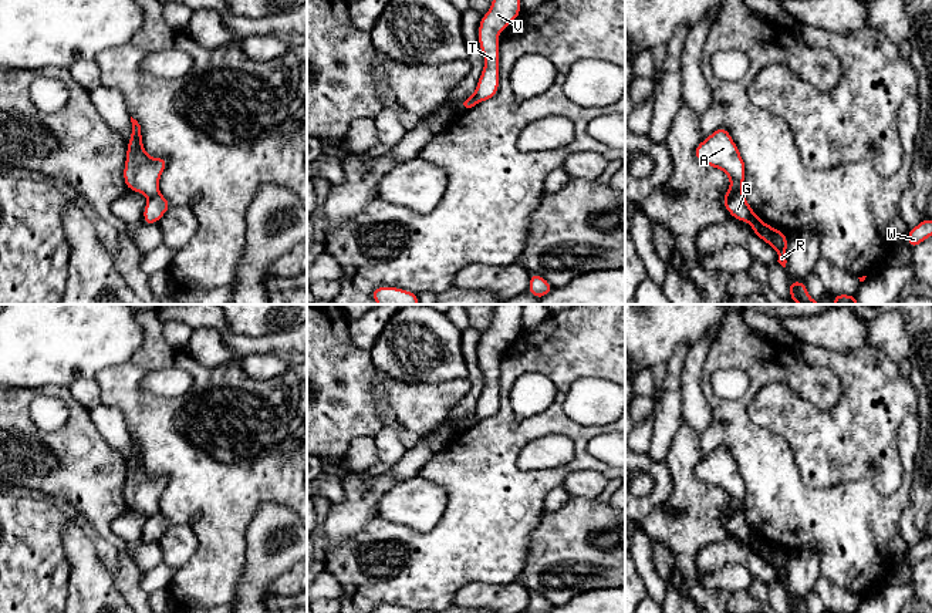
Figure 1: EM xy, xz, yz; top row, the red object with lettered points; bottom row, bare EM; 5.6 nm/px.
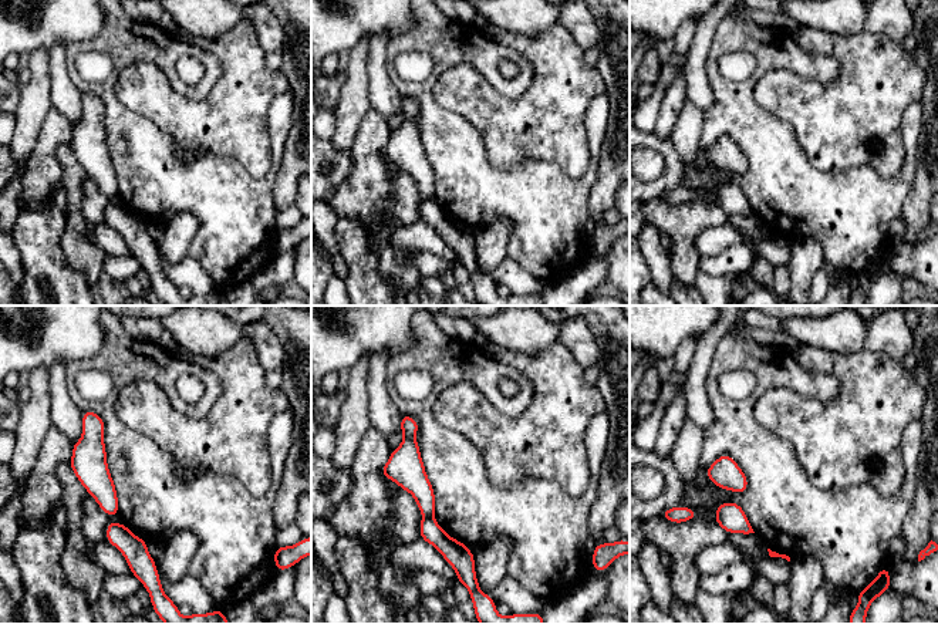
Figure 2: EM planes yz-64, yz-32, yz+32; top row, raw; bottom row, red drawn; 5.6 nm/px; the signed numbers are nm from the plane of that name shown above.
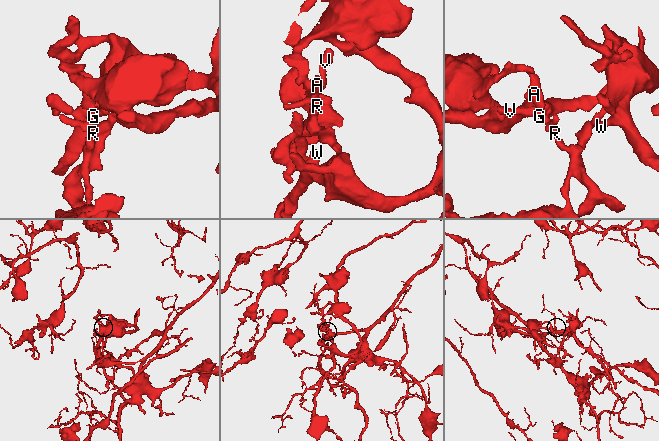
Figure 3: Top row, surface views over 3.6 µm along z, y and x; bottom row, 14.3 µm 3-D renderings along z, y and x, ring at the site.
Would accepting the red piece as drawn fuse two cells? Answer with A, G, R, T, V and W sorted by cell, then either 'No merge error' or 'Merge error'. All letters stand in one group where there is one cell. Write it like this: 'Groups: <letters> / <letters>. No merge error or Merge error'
Groups: A W / G R T V. Merge error

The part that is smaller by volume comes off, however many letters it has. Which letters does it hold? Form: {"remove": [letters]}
{"remove": ["A", "W"]}

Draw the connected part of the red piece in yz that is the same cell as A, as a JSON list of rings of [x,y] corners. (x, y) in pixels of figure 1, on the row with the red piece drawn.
[[[717,128],[695,148],[695,156],[716,169],[722,169],[730,179],[730,185],[743,193],[746,165],[739,148],[726,128]]]

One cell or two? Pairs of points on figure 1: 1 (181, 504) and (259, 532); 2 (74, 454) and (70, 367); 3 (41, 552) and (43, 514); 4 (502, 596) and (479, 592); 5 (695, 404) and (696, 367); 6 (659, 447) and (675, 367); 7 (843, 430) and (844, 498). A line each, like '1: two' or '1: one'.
1: two
2: two
3: one
4: one
5: one
6: one
7: two

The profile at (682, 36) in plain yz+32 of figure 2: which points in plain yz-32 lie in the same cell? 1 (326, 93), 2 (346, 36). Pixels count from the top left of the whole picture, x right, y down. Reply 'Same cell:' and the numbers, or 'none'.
Same cell: none

